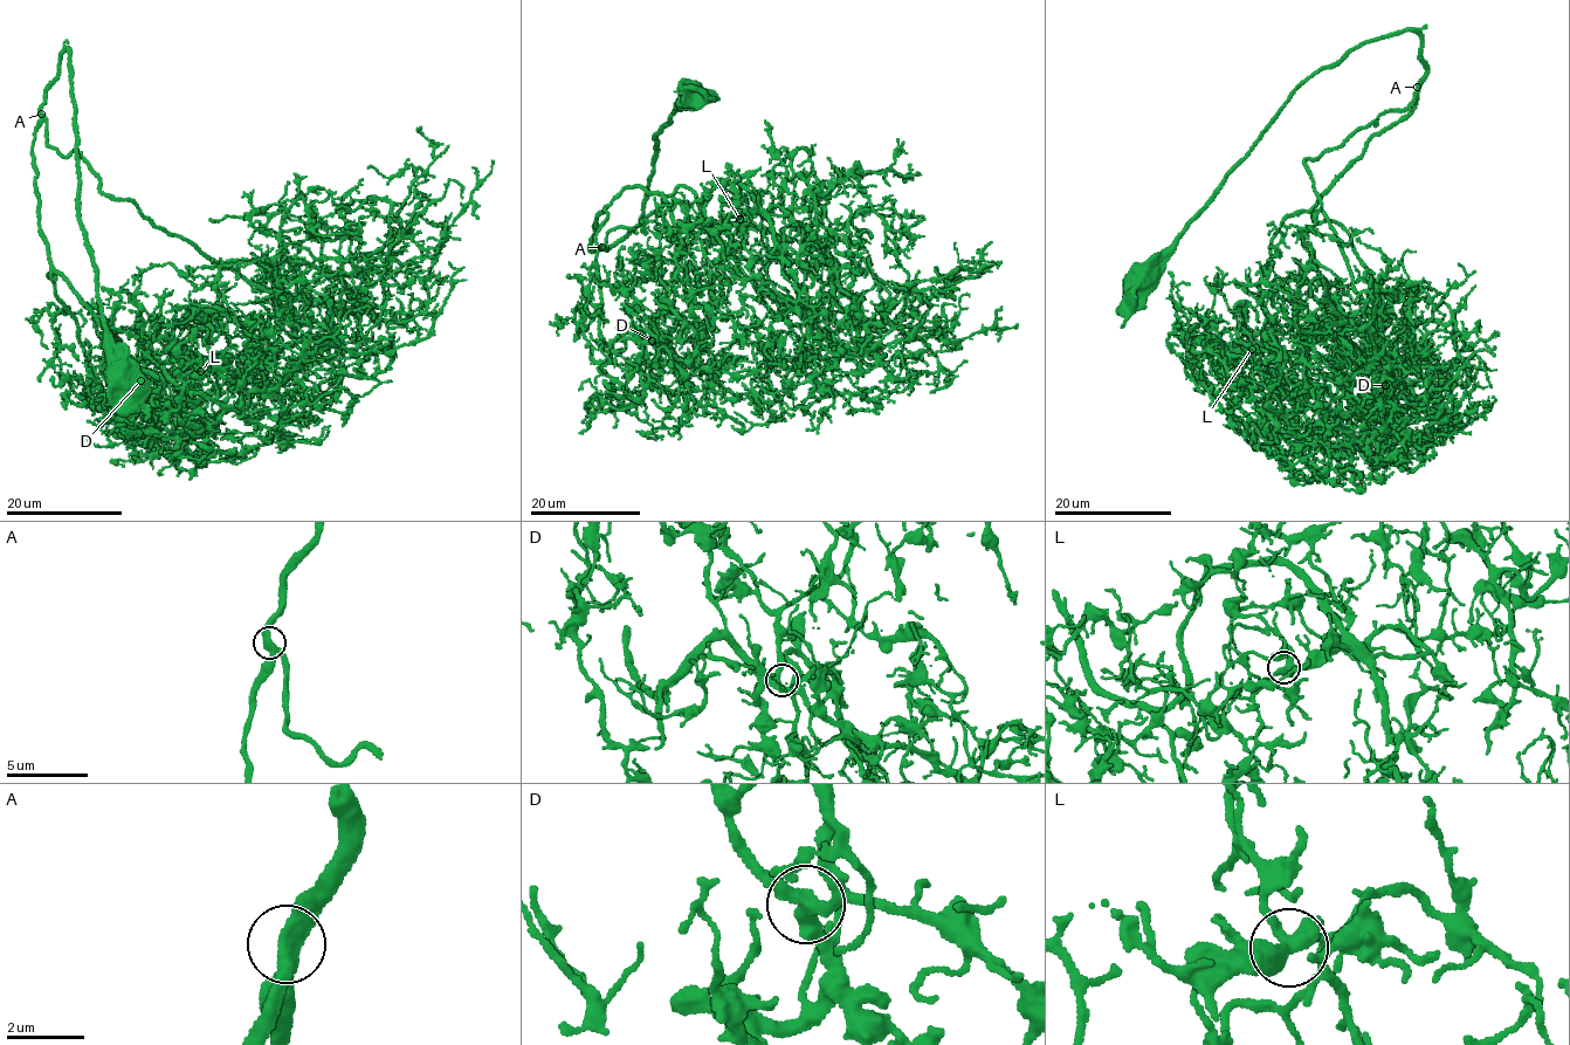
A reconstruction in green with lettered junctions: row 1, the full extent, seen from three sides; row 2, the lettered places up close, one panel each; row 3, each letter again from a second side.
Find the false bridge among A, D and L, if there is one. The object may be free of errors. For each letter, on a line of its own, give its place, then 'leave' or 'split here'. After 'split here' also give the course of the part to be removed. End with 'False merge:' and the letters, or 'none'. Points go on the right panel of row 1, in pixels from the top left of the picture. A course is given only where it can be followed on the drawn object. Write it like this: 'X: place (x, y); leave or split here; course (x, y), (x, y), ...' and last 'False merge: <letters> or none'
A: place (1417, 87); leave
D: place (1385, 385); leave
L: place (1252, 349); leave
False merge: none

